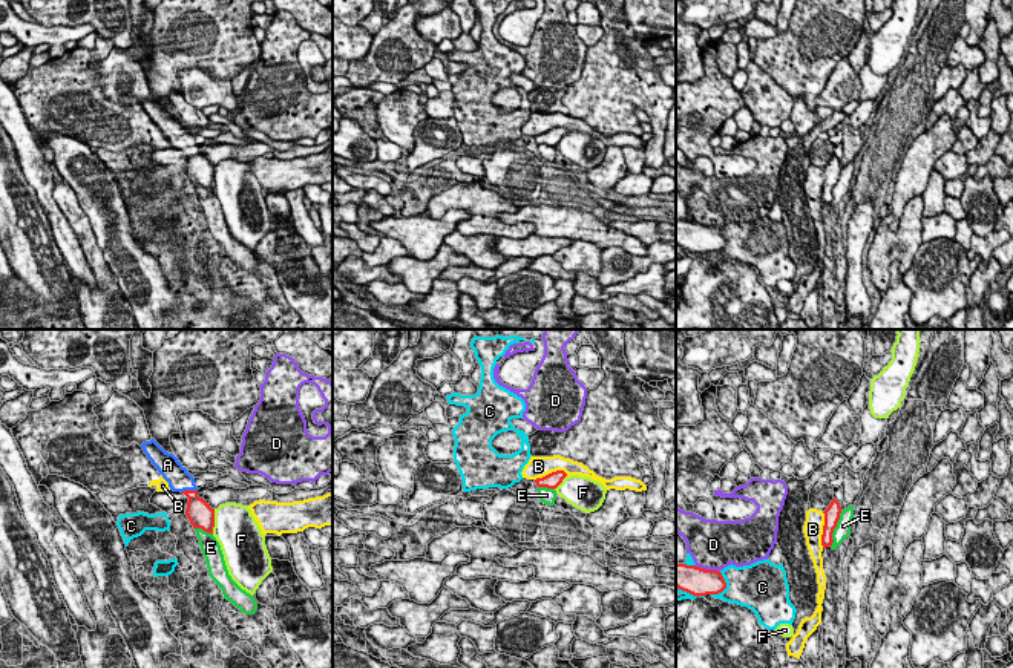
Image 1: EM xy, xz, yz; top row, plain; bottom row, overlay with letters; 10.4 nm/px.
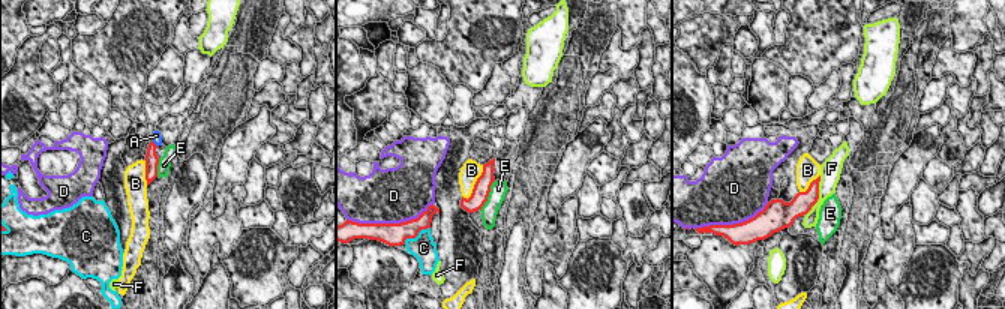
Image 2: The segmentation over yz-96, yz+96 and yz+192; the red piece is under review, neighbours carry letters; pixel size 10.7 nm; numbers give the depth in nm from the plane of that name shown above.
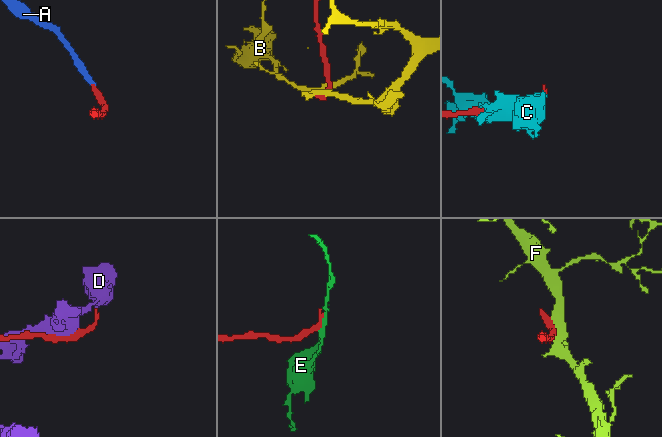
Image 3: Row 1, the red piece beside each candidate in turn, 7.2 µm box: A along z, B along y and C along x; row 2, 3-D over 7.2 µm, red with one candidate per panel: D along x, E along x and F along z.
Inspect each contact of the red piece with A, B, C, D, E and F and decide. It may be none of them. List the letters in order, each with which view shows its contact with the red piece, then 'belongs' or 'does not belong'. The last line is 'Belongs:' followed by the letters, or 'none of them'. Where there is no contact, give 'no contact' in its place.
A: xy | belongs
B: yz | does not belong
C: yz | does not belong
D: yz | does not belong
E: yz | does not belong
F: xy | does not belong
Belongs: A

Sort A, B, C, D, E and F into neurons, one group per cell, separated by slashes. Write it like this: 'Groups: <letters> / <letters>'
Groups: A / B / C / D / E / F

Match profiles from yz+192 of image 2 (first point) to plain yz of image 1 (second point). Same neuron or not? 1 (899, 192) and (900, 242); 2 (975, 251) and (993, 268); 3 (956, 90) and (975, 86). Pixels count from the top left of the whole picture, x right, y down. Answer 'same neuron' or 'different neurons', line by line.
1: different neurons
2: different neurons
3: same neuron

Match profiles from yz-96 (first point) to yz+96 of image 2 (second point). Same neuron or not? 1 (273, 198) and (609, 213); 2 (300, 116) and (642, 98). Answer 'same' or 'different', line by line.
1: same
2: different

